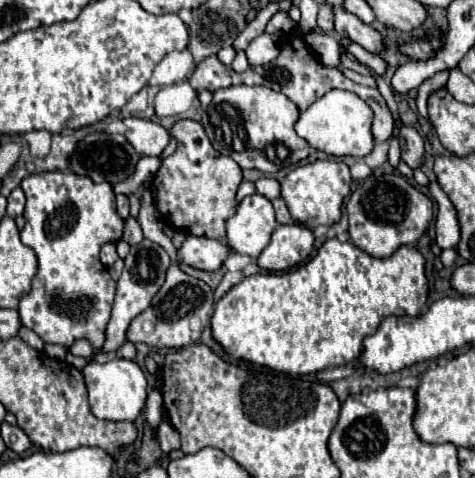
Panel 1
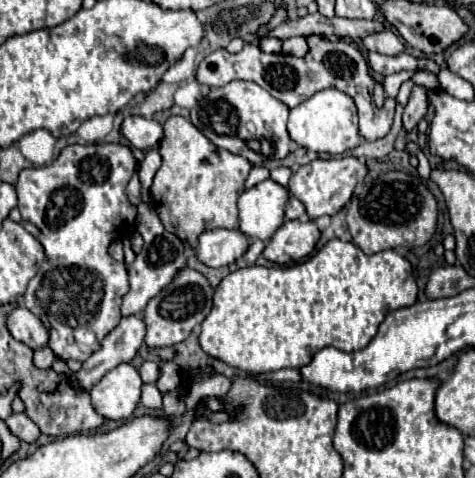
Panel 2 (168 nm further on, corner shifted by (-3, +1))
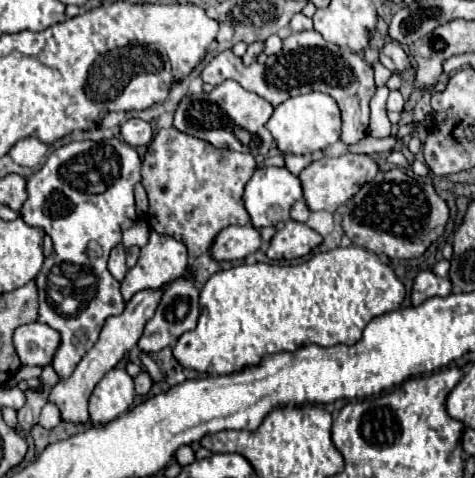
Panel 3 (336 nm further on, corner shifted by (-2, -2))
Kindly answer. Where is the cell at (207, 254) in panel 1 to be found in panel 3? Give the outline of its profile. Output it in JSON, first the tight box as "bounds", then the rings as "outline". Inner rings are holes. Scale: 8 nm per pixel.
{"bounds":[211,224,261,262],"outline":[[[251,224],[245,226],[227,226],[215,238],[211,250],[217,262],[221,260],[243,260],[247,254],[253,254],[261,248],[261,234]]]}

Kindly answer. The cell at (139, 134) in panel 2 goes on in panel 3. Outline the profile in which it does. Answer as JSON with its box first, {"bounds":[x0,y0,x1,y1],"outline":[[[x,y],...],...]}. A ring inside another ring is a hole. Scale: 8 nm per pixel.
{"bounds":[121,118,153,146],"outline":[[[131,118],[121,126],[121,138],[129,146],[147,146],[153,138],[153,130],[151,130],[149,122],[145,122],[141,118]]]}

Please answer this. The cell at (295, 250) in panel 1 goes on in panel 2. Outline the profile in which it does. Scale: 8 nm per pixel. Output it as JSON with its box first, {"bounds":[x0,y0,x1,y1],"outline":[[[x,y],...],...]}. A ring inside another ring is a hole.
{"bounds":[262,221,320,265],"outline":[[[286,221],[266,243],[262,255],[278,265],[296,263],[314,251],[318,237],[320,231],[314,221]]]}

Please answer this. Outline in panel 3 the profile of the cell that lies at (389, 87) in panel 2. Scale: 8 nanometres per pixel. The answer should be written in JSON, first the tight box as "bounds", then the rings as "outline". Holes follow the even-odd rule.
{"bounds":[369,86,391,138],"outline":[[[387,86],[377,88],[375,96],[371,98],[371,122],[369,122],[369,136],[387,138],[391,136],[391,124],[385,114],[385,100],[387,100]]]}

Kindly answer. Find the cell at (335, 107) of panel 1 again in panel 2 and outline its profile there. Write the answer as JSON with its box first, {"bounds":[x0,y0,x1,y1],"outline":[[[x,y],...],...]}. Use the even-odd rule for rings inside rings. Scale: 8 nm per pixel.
{"bounds":[288,89,362,155],"outline":[[[324,89],[316,95],[312,95],[308,101],[300,103],[298,107],[290,109],[288,133],[290,133],[292,141],[296,141],[298,145],[302,145],[310,151],[340,155],[362,143],[356,121],[358,121],[356,103],[352,101],[352,97],[348,97],[344,91],[338,91],[338,89]]]}

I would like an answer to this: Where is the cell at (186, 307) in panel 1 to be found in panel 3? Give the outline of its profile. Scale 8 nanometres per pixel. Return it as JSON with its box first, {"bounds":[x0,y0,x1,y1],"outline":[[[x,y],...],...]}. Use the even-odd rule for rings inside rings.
{"bounds":[137,278,199,352],"outline":[[[179,278],[175,282],[171,282],[157,306],[157,312],[155,316],[147,322],[145,326],[145,332],[143,336],[139,338],[137,346],[143,350],[143,352],[159,352],[161,348],[165,346],[173,346],[175,340],[187,332],[187,330],[193,330],[195,324],[197,324],[197,318],[199,318],[199,290],[195,288],[195,284],[187,278]]]}

